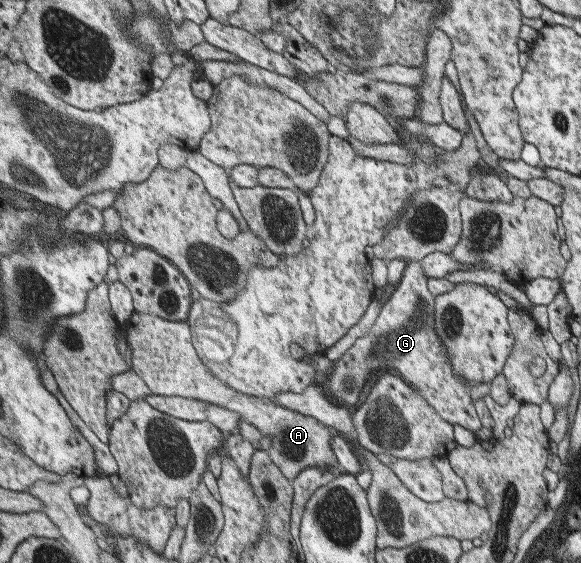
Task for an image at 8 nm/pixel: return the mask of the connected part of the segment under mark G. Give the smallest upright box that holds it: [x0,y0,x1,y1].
[322,261,481,432]

